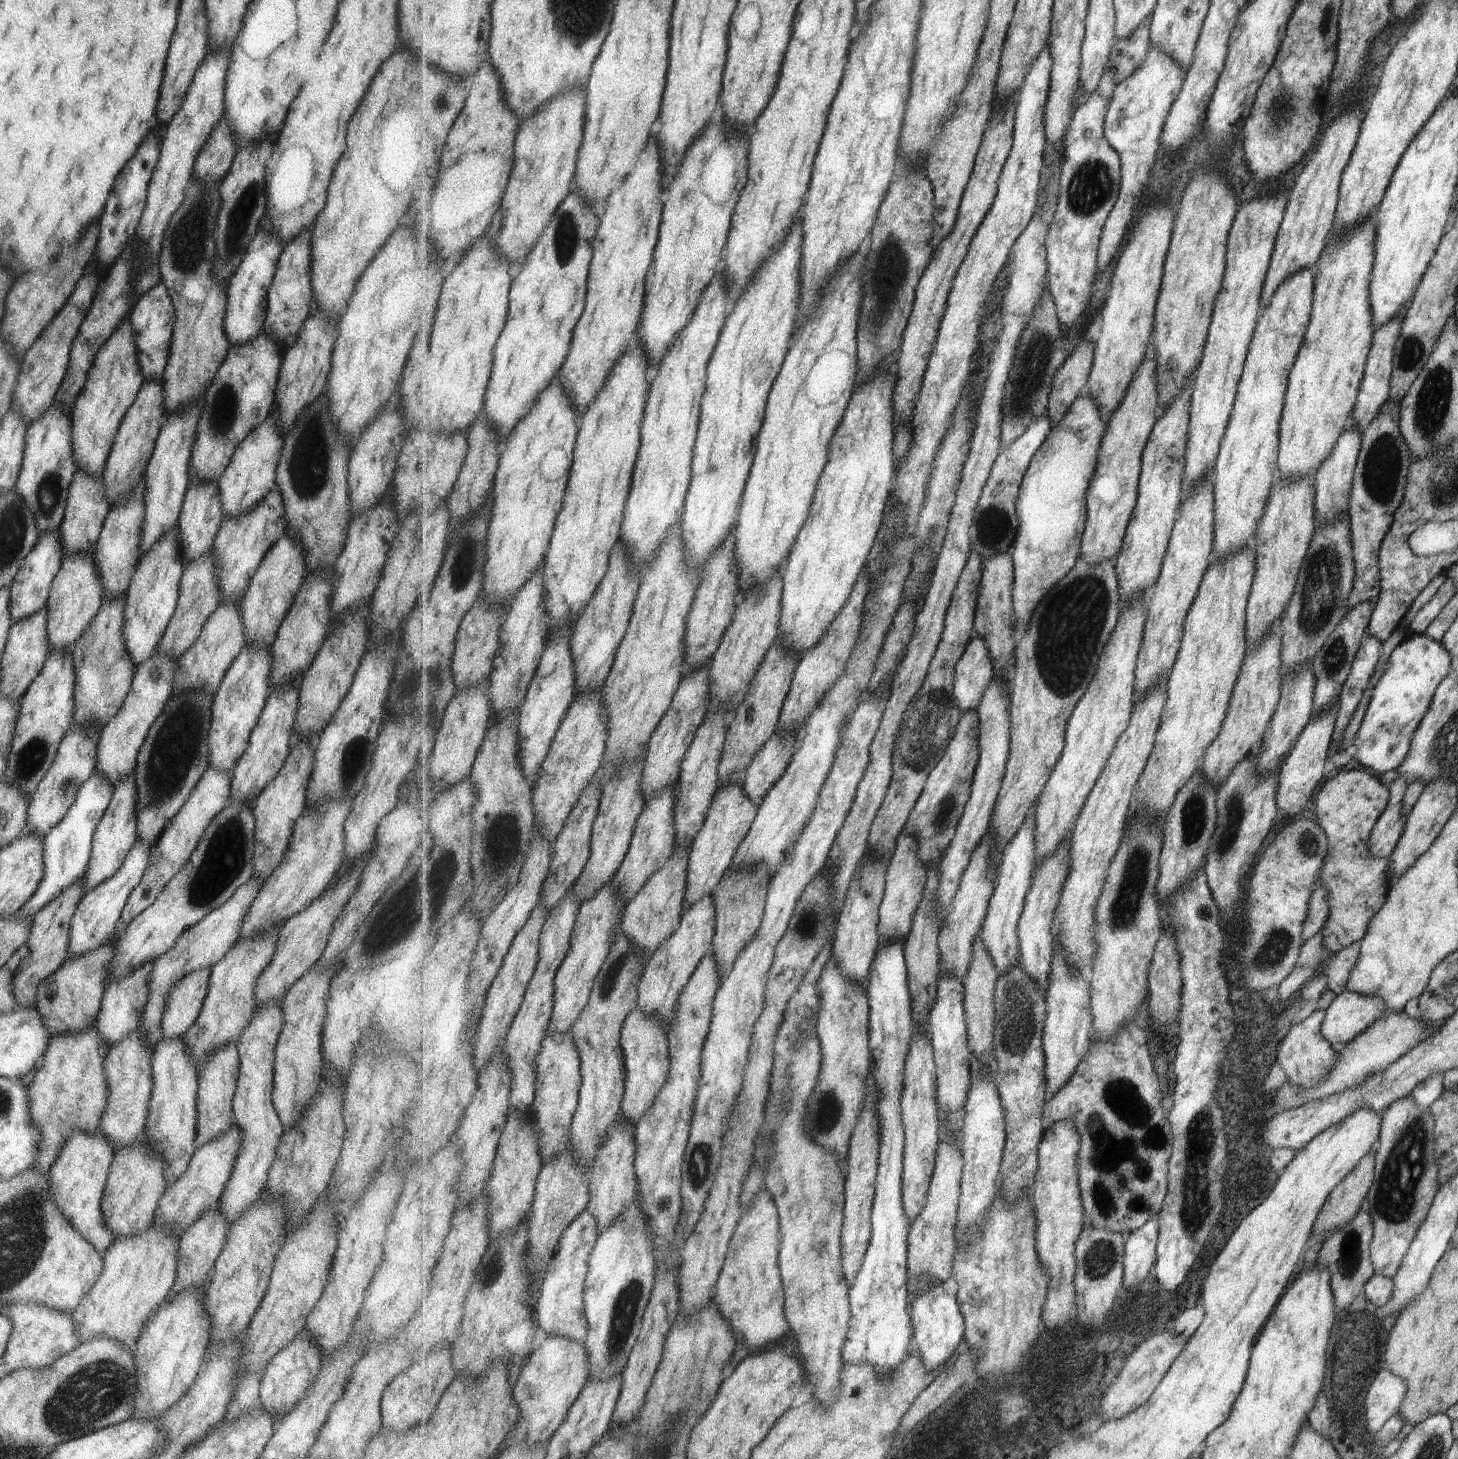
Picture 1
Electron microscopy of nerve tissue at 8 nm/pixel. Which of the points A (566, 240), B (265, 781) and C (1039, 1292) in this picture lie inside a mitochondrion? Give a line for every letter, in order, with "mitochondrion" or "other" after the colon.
A: mitochondrion
B: other
C: other

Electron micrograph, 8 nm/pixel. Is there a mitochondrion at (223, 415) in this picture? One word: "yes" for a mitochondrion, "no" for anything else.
yes

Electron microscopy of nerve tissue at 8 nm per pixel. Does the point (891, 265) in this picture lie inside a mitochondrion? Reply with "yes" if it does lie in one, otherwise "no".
yes

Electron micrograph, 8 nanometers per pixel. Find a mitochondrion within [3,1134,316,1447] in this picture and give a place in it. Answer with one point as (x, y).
(88, 1396)

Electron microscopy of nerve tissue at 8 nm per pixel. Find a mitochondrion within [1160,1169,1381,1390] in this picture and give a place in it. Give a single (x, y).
(1350, 1260)

